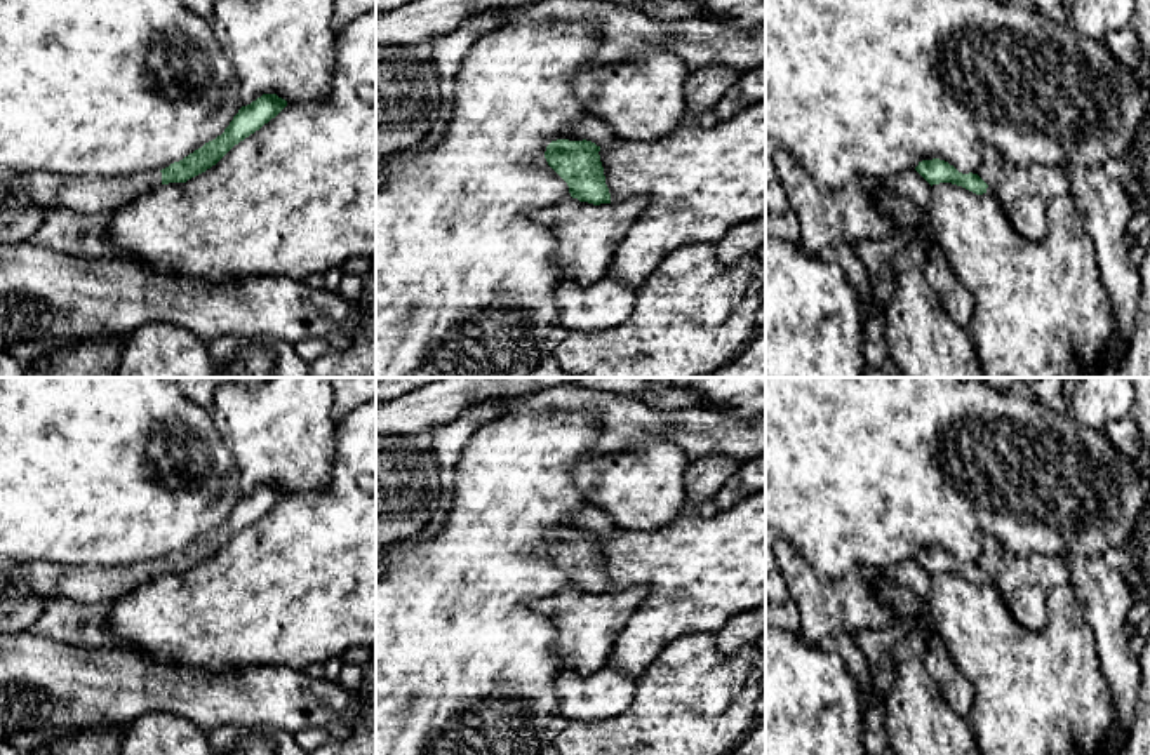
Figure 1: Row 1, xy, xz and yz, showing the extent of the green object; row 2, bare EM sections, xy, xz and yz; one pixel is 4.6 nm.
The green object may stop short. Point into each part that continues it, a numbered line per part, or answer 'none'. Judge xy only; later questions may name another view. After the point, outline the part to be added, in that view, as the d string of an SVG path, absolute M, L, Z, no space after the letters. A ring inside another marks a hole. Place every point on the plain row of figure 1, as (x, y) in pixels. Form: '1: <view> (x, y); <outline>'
1: xy (46, 580); M19 562L0 578L3 586L26 590L47 600L80 604L115 602L139 585L162 576L162 562L125 567L85 567L56 562Z

